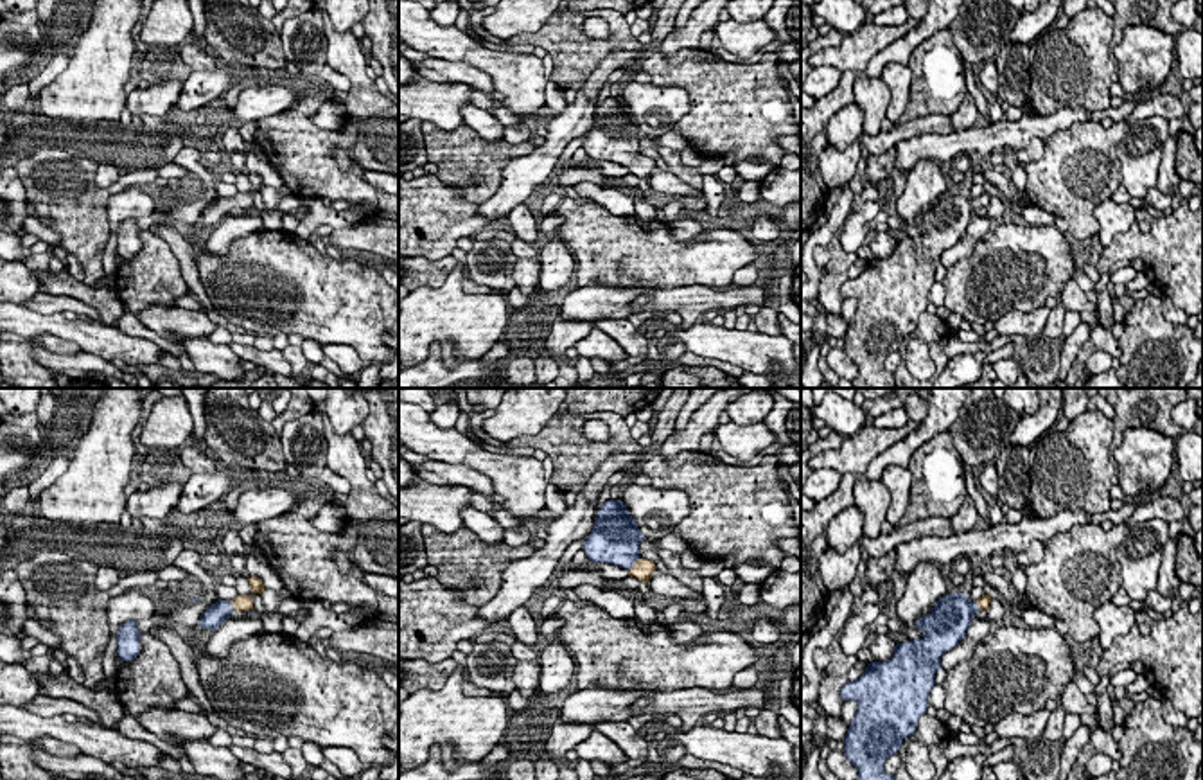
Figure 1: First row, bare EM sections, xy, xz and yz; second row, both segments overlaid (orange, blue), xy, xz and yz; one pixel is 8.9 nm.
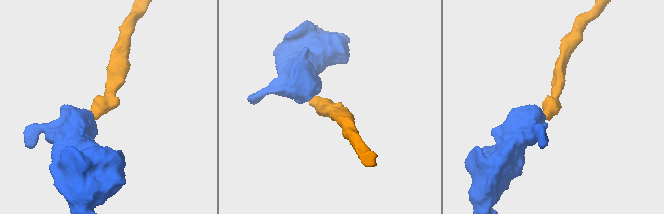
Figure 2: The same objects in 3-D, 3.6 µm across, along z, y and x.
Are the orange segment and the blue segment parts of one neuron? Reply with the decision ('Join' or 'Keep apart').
Join

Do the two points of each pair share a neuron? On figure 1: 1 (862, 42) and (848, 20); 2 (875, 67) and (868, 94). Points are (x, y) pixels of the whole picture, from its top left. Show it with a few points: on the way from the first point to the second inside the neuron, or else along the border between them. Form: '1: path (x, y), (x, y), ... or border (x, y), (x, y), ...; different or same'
1: border (864, 22), (844, 35); different
2: border (880, 74), (857, 78), (853, 83), (853, 101); different

